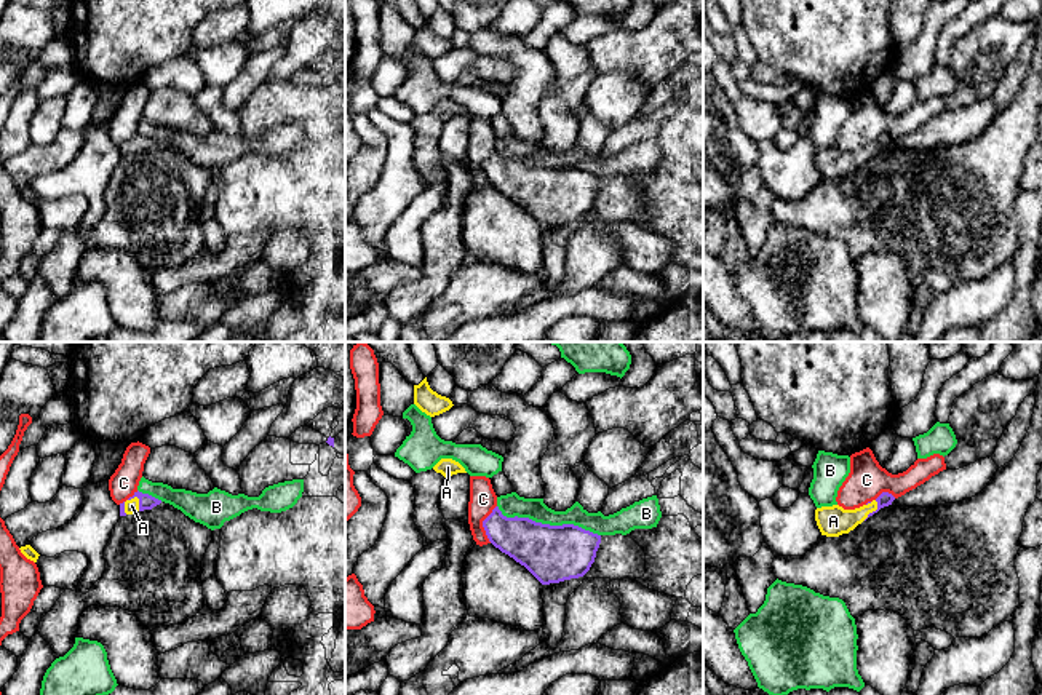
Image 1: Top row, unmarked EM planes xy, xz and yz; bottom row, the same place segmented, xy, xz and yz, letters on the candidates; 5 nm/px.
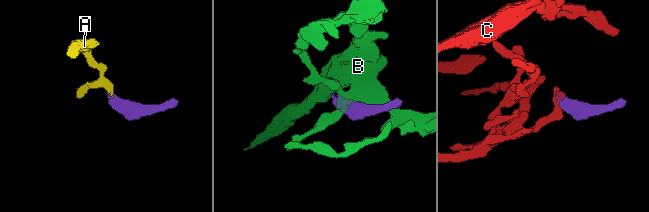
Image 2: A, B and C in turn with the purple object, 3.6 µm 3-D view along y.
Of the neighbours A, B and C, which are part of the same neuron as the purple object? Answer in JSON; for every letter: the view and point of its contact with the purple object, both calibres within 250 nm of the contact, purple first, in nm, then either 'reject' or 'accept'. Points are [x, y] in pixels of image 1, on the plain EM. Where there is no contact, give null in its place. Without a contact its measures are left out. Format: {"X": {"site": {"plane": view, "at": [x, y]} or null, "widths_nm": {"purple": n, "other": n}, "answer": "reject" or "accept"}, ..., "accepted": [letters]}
{"A": {"site": {"plane": "yz", "at": [873, 154]}, "widths_nm": {"purple": 70, "other": 160}, "answer": "accept"}, "B": {"site": {"plane": "xz", "at": [547, 166]}, "widths_nm": {"purple": 280, "other": 120}, "answer": "reject"}, "C": {"site": {"plane": "xz", "at": [483, 166]}, "widths_nm": {"purple": 220, "other": 140}, "answer": "reject"}, "accepted": ["A"]}

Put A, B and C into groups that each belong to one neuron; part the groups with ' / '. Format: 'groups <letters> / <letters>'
groups A / B / C

